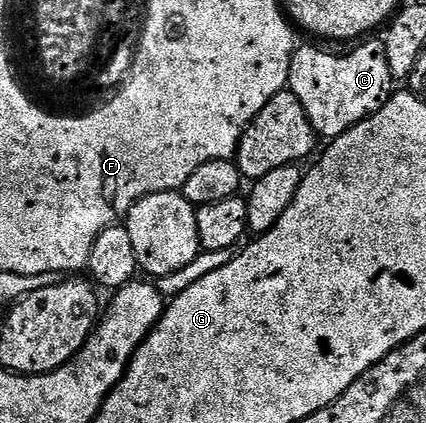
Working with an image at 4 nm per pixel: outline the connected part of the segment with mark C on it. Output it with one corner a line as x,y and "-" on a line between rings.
384,42
364,43
346,55
332,55
317,47
298,46
294,50
287,87
295,93
295,97
299,97
299,105
303,105
307,121
311,121
322,140
338,139
347,133
347,129
383,109
389,96
394,94
395,80
387,65

